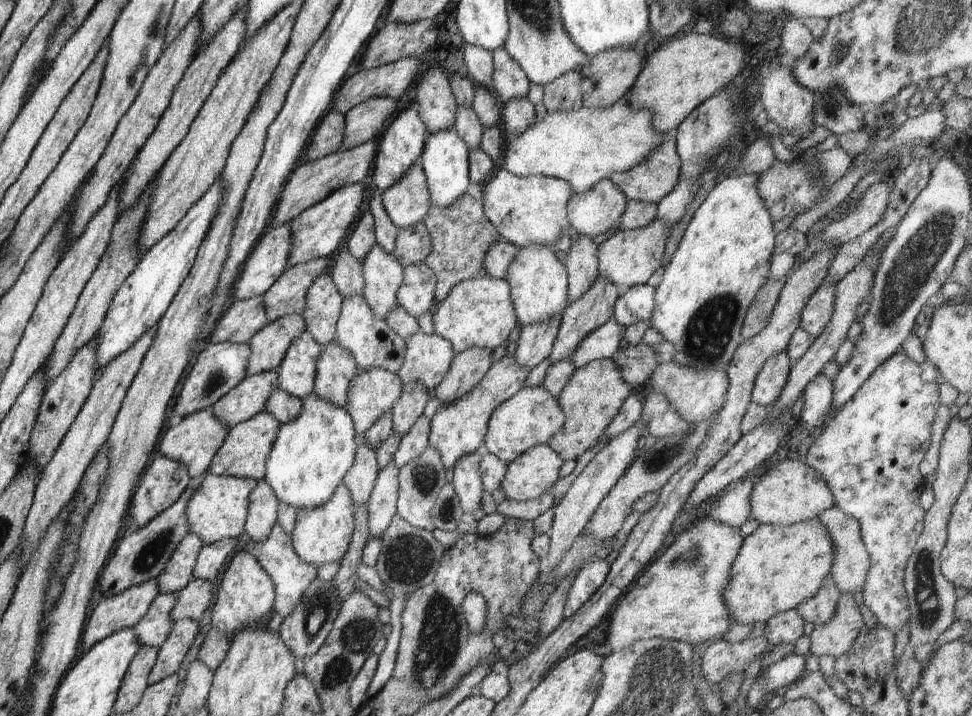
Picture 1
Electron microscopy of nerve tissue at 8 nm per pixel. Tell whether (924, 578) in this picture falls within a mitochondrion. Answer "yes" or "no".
yes

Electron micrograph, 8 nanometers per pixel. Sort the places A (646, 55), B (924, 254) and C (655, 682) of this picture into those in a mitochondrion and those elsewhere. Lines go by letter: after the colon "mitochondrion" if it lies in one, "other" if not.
A: other
B: mitochondrion
C: mitochondrion

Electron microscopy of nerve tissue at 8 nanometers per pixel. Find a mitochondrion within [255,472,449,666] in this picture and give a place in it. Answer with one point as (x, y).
(408, 558)

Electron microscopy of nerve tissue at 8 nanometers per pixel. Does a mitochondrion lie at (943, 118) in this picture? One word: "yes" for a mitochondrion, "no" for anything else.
no

